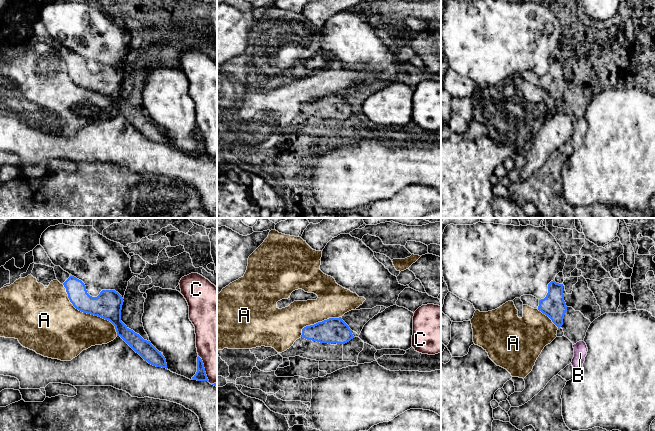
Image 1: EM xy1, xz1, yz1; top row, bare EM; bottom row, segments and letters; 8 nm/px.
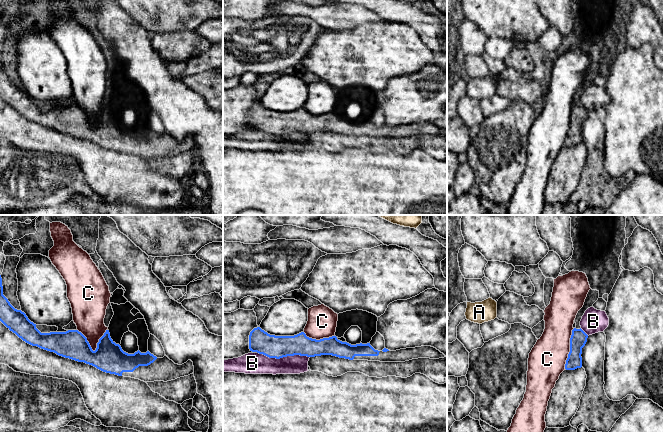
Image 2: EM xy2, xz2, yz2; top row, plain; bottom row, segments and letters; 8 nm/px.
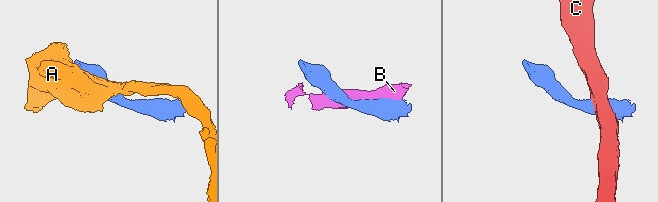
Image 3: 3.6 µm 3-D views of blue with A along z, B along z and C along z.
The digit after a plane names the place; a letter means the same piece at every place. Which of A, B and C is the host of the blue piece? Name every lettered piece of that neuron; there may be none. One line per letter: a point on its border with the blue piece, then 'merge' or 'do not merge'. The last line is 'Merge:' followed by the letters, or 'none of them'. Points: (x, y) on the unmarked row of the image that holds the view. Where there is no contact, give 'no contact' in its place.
A: xy1 (88, 89) | do not merge
B: xz2 (283, 132) | do not merge
C: xy2 (92, 126) | do not merge
Merge: none of them

